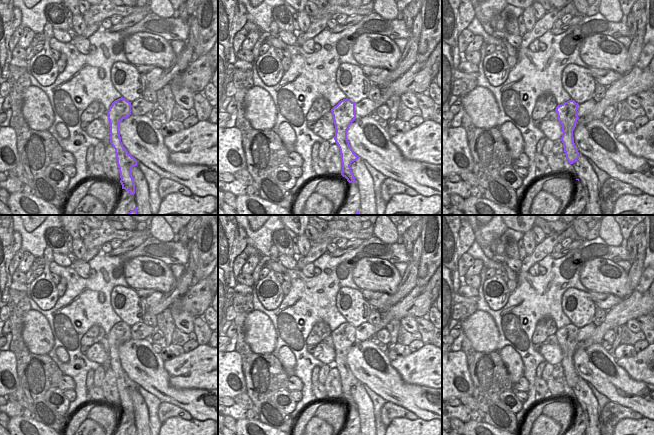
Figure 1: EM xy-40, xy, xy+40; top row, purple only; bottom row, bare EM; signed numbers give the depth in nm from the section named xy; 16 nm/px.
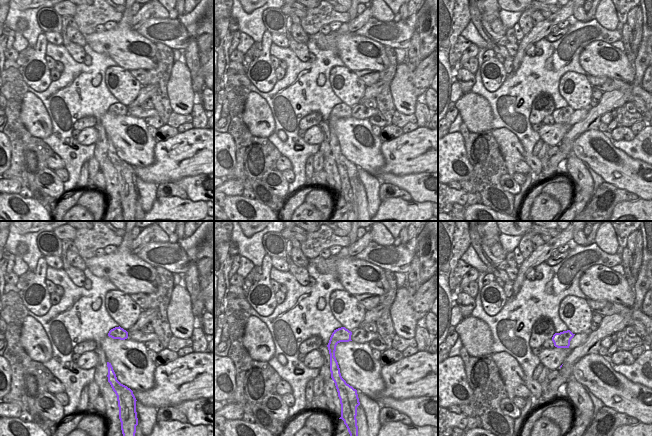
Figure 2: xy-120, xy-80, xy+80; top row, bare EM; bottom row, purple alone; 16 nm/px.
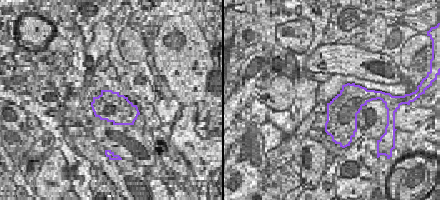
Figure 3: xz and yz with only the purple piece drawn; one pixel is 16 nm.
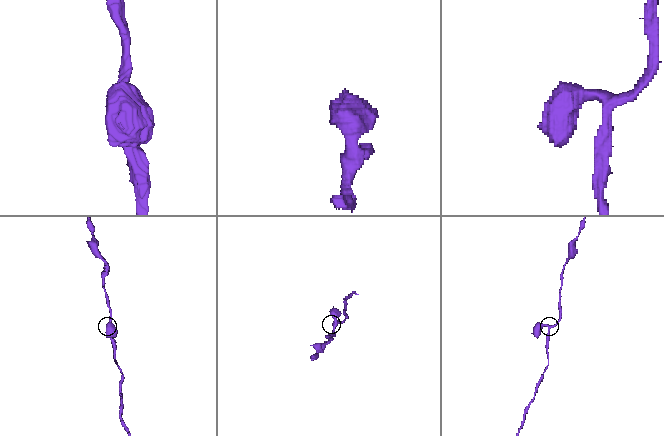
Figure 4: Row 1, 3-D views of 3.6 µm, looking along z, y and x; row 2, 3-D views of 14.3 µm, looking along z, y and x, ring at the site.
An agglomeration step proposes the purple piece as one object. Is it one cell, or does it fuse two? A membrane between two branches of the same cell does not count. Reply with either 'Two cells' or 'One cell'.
One cell

